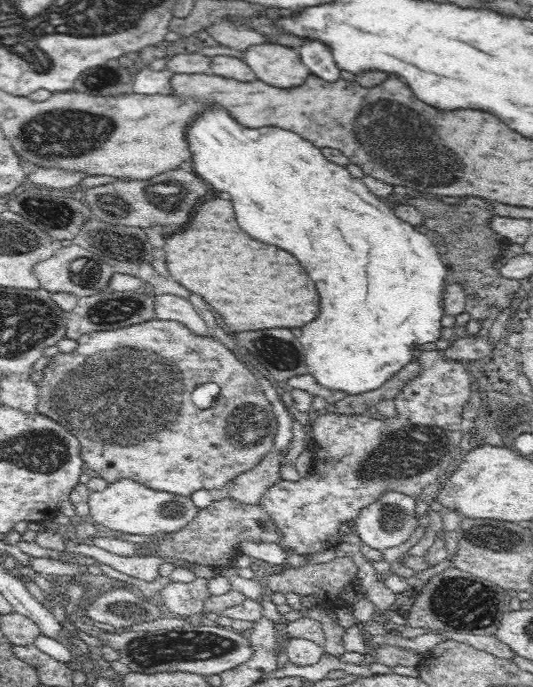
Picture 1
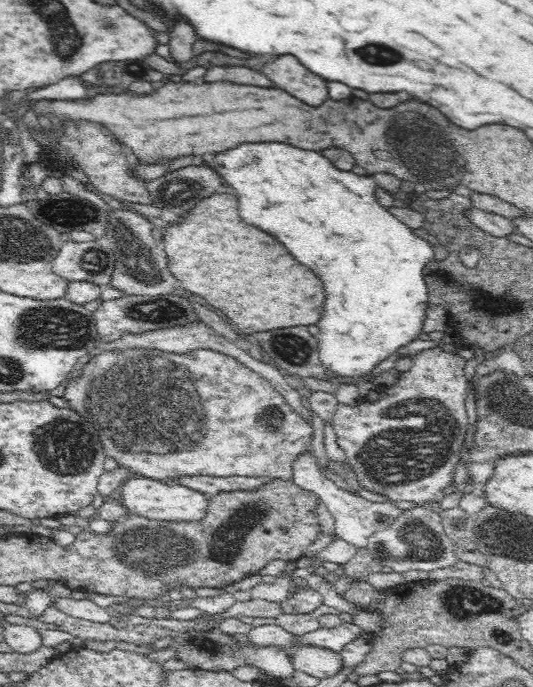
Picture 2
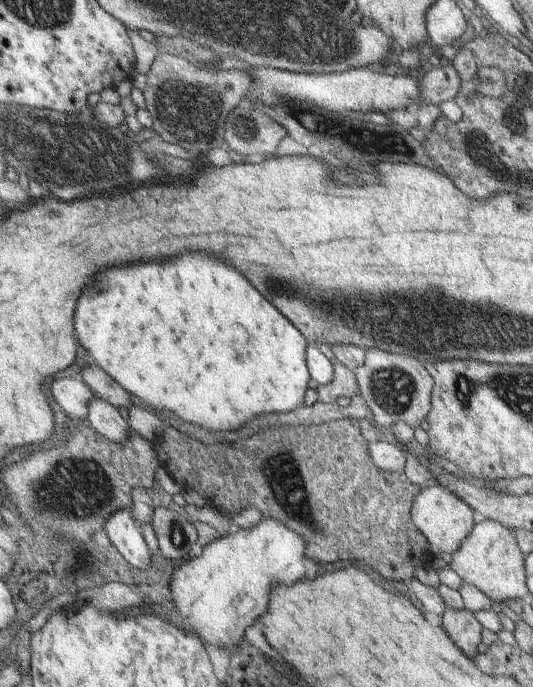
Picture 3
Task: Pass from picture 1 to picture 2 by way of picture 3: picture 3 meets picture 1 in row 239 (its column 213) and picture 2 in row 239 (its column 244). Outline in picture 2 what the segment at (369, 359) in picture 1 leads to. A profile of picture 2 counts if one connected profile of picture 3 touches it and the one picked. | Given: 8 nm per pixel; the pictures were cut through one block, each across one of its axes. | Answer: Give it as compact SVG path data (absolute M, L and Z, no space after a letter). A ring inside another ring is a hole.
M282 141L266 142L266 144L264 142L260 142L260 144L240 144L238 148L232 148L232 150L217 154L207 164L218 172L218 175L222 177L226 184L236 189L235 195L238 196L238 202L240 202L238 212L244 218L244 222L248 222L248 224L252 224L252 226L268 232L268 234L274 234L296 256L296 260L310 266L320 276L320 280L324 282L324 290L326 290L324 316L316 324L320 328L320 332L316 334L315 338L318 339L319 357L323 366L327 368L326 370L332 370L340 376L365 376L382 360L394 355L394 352L400 352L402 347L406 346L408 342L412 342L421 333L426 309L430 306L430 294L425 283L425 266L432 261L434 250L427 238L418 237L406 223L403 223L389 209L378 203L375 195L377 184L374 178L365 175L359 176L354 174L353 171L337 169L321 152L294 148L294 146L282 144Z

